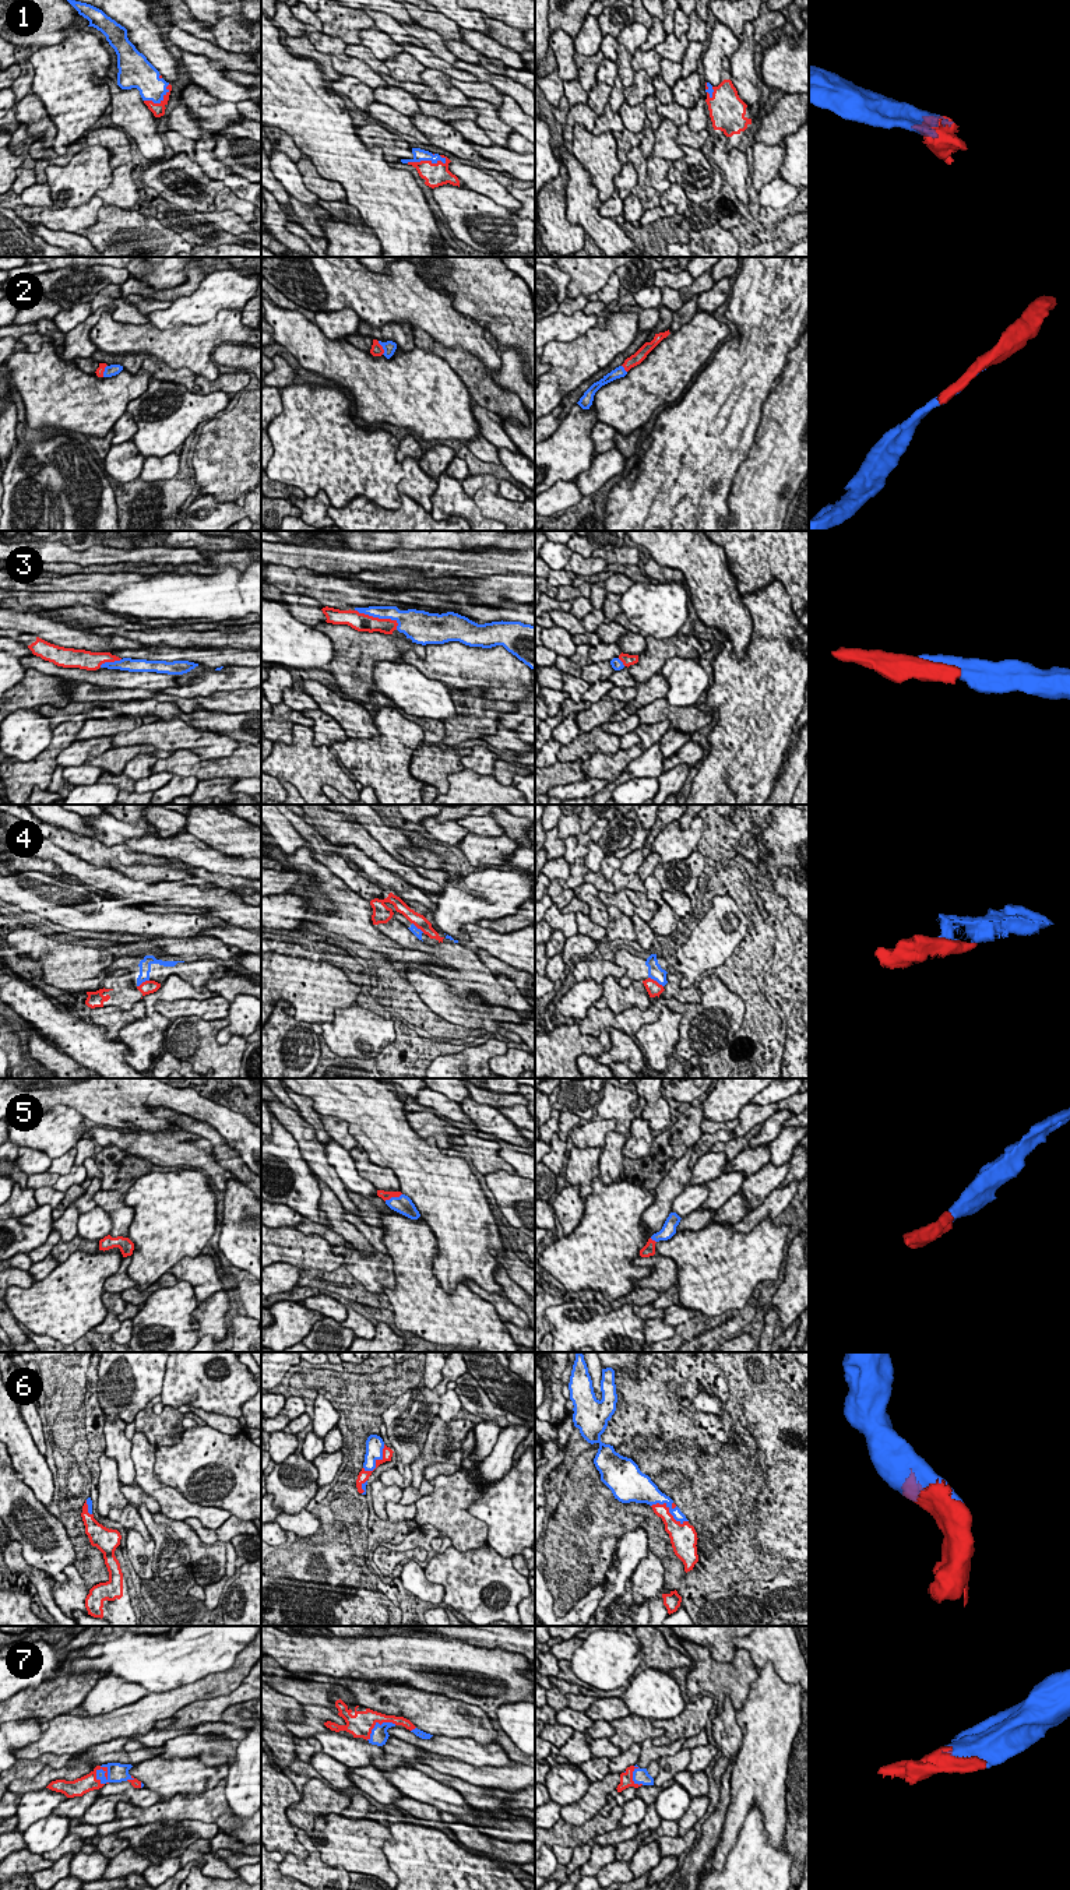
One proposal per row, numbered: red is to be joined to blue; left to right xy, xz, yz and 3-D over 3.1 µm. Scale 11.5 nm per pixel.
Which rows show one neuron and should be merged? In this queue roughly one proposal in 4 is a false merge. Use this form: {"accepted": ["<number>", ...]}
{"accepted": ["1", "2", "3", "5", "6", "7"]}

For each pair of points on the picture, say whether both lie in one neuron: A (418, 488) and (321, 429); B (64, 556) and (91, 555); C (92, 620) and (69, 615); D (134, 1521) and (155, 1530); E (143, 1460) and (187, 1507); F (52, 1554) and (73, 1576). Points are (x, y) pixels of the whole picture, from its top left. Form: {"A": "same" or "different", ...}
{"A": "different", "B": "same", "C": "same", "D": "different", "E": "same", "F": "different"}

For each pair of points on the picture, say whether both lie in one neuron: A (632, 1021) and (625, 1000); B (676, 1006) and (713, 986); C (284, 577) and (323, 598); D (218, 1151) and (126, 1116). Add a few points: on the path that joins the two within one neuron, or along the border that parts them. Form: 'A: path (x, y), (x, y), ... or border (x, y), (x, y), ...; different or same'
A: border (606, 1006), (615, 1013), (632, 1007), (647, 1007); different
B: path (687, 1009), (699, 1009), (710, 998); same
C: path (294, 581), (306, 581), (313, 588); same
D: border (226, 1144), (229, 1147); different

